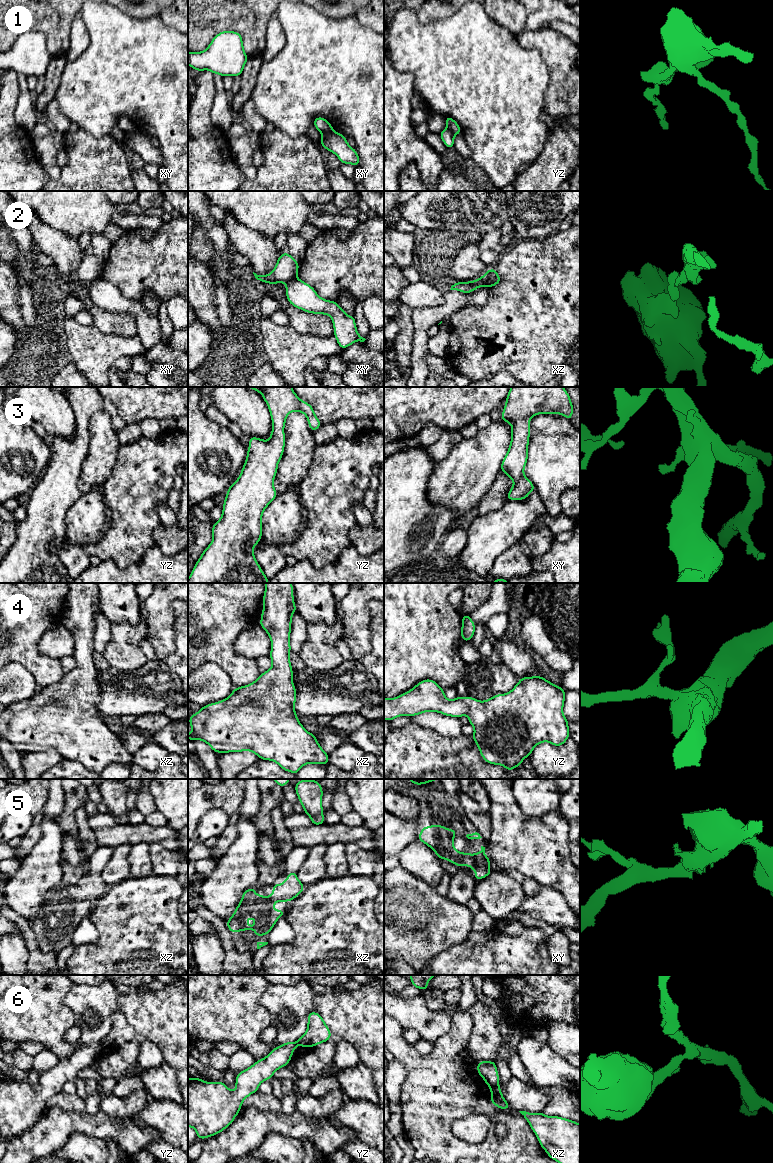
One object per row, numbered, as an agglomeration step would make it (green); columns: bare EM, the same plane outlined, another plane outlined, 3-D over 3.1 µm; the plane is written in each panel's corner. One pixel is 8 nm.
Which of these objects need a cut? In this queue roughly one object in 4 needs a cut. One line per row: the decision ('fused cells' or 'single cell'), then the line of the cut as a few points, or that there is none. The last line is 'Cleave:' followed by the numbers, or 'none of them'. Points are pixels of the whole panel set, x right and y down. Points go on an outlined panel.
1: fused cells; cut in xy along (334, 131), (331, 133), (321, 133)
2: fused cells; cut in xz along (484, 275), (484, 281), (487, 286)
3: single cell; no cut
4: single cell; no cut
5: single cell; no cut
6: fused cells; cut in xz along (498, 1083), (489, 1086)
Cleave: 1, 2, 6

